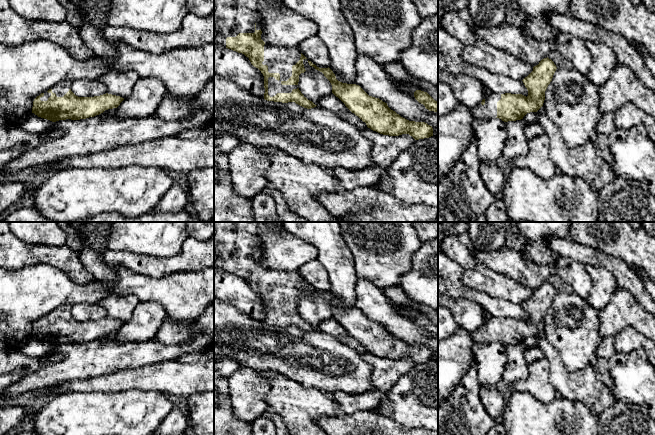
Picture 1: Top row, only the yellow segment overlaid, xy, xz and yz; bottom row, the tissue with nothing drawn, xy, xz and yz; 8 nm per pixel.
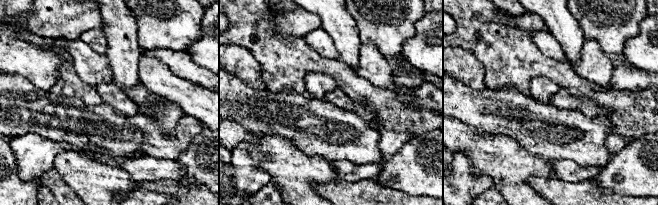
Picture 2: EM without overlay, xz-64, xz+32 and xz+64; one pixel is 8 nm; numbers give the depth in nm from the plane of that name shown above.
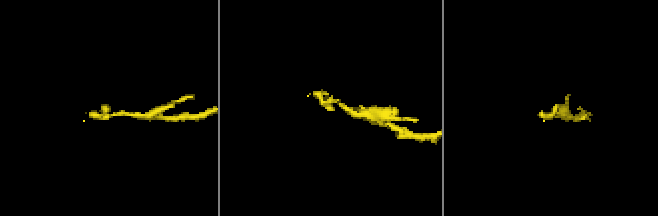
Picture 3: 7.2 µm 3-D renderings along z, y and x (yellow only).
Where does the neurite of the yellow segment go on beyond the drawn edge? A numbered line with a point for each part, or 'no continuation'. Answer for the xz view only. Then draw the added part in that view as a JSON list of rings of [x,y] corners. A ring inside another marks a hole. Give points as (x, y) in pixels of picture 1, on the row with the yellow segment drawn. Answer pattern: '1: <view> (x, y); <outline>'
1: xz (279, 59); [[[264,45],[263,65],[268,66],[269,73],[279,73],[280,80],[274,77],[268,78],[268,95],[275,96],[277,93],[291,93],[297,89],[297,85],[282,85],[282,81],[287,81],[292,76],[292,66],[295,65],[301,57],[298,47]]]

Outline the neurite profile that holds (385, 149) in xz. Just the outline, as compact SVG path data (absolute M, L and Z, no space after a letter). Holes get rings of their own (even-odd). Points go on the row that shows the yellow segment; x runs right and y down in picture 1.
M368 127L360 132L372 142L371 157L375 165L387 168L416 140L409 134L399 136L383 135Z

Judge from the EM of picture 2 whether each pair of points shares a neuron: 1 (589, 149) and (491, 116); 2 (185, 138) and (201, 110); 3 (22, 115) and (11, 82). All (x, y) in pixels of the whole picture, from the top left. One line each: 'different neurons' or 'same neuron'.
1: same neuron
2: different neurons
3: same neuron

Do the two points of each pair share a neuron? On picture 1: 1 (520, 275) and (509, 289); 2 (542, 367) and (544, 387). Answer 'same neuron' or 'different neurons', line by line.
1: different neurons
2: same neuron

